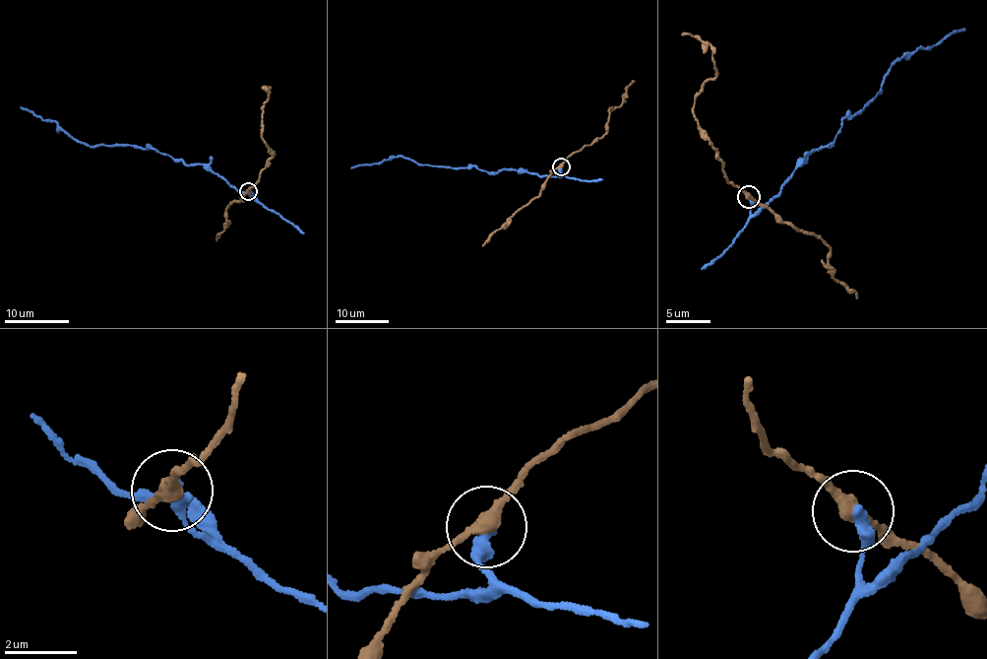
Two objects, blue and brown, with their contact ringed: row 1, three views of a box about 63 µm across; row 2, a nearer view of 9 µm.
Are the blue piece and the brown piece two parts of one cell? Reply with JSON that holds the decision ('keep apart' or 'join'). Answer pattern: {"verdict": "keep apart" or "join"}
{"verdict": "keep apart"}

